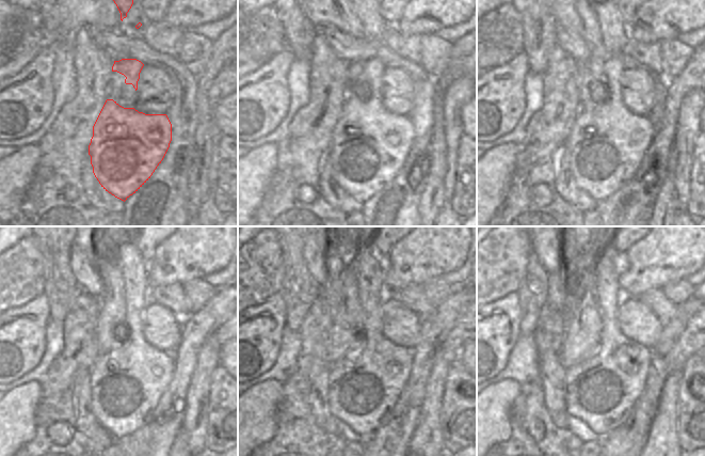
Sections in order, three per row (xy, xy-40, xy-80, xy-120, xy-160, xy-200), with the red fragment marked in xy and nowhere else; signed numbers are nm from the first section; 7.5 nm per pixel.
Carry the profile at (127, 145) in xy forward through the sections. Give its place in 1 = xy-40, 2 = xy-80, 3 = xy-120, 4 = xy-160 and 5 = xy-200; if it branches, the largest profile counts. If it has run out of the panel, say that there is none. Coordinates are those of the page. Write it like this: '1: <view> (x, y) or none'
1: xy-40 (369, 145)
2: xy-80 (607, 142)
3: xy-120 (126, 383)
4: xy-160 (363, 387)
5: xy-200 (602, 390)

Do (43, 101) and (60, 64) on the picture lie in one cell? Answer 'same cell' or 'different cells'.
different cells

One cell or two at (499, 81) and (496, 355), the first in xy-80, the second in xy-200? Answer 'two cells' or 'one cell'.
one cell

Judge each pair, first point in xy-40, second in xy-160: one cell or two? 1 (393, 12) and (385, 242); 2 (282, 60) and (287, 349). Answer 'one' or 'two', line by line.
1: one
2: two

